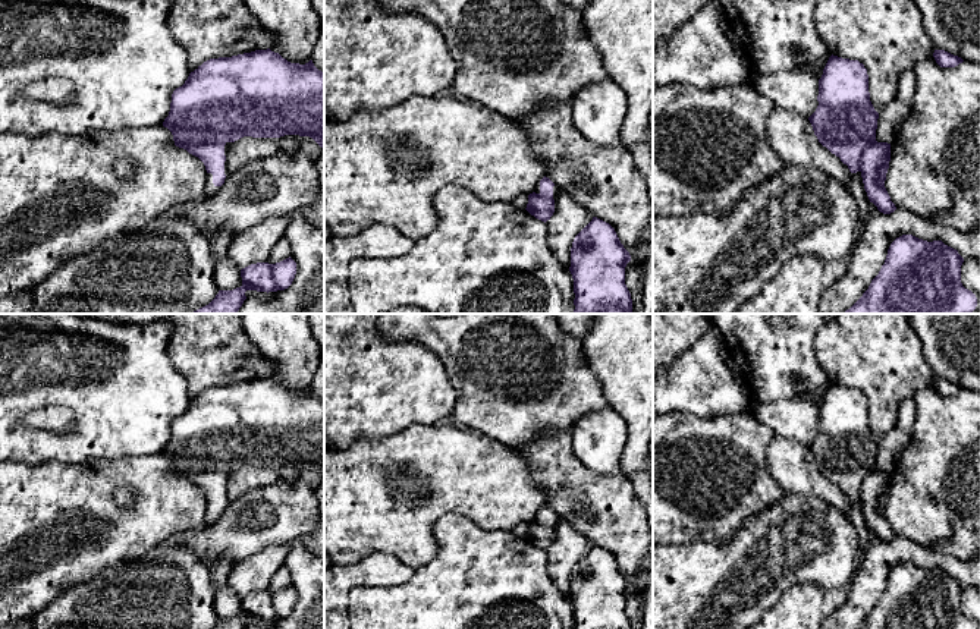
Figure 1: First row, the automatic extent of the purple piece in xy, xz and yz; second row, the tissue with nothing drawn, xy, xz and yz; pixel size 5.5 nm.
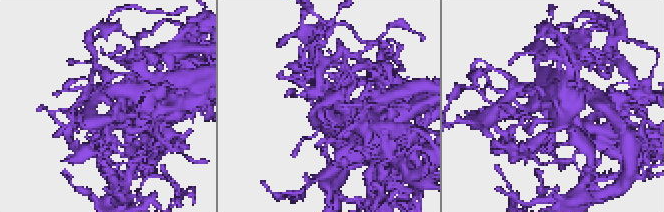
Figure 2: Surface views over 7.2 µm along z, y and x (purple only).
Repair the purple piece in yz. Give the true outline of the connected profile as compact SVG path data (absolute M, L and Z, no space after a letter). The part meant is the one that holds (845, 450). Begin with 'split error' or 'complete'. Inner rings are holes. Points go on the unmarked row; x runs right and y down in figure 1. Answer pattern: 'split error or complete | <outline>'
split error | M830 384L819 408L819 434L808 446L819 471L841 487L851 500L849 519L858 531L860 556L873 531L883 542L896 538L885 516L891 490L891 472L876 469L879 441L870 430L867 397L858 389Z

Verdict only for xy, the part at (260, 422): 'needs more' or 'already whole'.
needs more

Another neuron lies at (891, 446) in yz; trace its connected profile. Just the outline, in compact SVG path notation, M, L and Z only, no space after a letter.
M905 399L899 403L898 418L893 428L891 428L879 441L876 469L891 472L899 460L907 447L917 413L917 405L913 399Z

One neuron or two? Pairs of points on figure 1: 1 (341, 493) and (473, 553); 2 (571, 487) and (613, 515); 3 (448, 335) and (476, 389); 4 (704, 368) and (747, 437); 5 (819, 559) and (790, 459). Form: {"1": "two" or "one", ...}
{"1": "two", "2": "one", "3": "one", "4": "two", "5": "two"}

